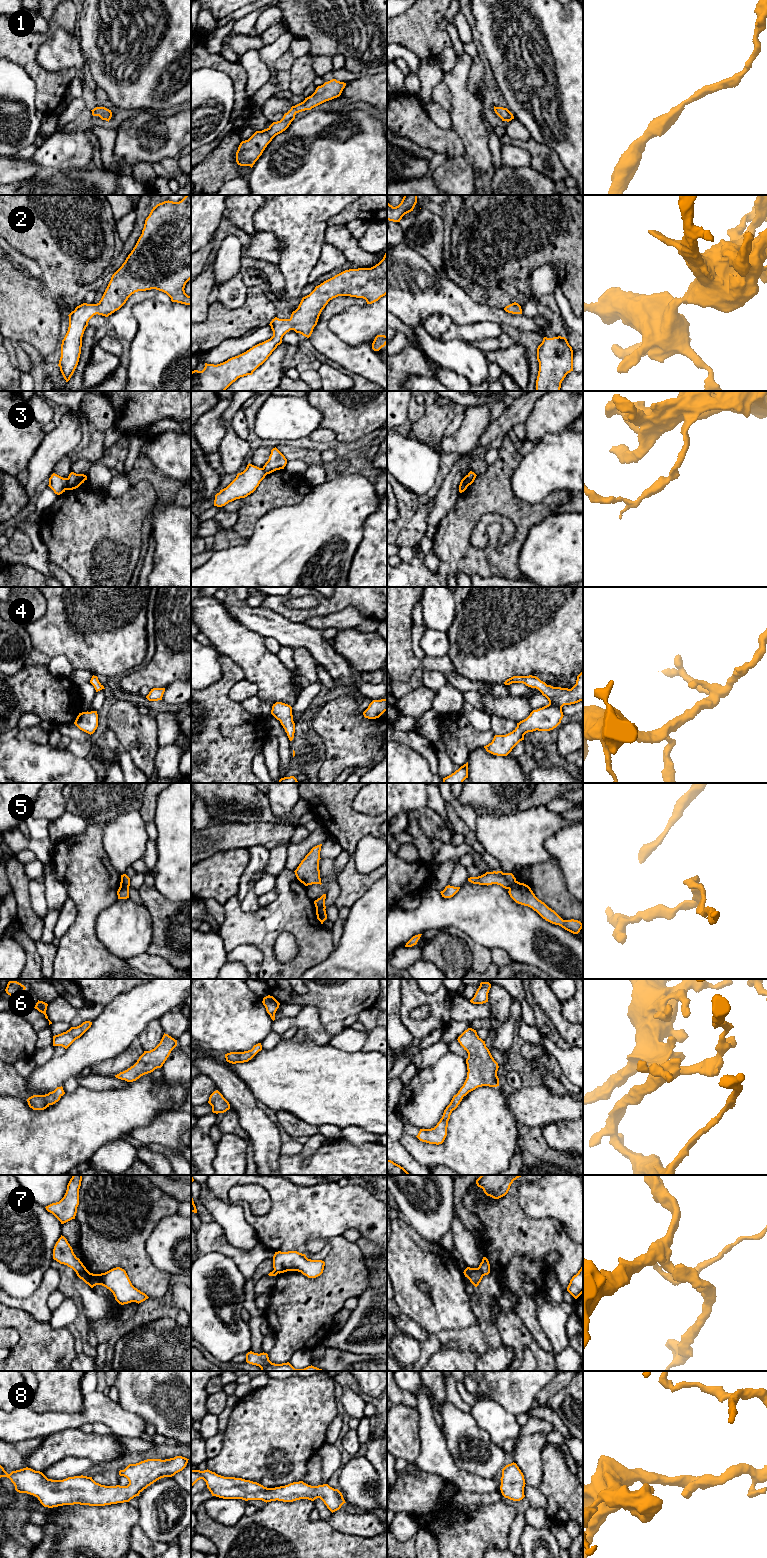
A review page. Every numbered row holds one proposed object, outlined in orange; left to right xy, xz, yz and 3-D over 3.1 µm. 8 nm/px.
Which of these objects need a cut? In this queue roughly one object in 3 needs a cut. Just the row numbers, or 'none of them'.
3, 5, 7

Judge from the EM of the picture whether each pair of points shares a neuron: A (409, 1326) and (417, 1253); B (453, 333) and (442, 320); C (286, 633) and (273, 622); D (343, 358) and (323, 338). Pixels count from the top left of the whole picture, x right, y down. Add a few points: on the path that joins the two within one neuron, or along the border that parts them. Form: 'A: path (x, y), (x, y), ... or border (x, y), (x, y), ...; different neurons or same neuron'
A: border (401, 1312), (414, 1320), (428, 1334); different neurons
B: border (452, 322), (440, 338); different neurons
C: path (283, 630), (276, 625); same neuron
D: path (339, 353), (328, 343); same neuron

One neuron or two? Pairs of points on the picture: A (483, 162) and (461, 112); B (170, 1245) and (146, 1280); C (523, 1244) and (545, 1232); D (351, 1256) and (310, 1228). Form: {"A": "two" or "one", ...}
{"A": "one", "B": "two", "C": "one", "D": "two"}

